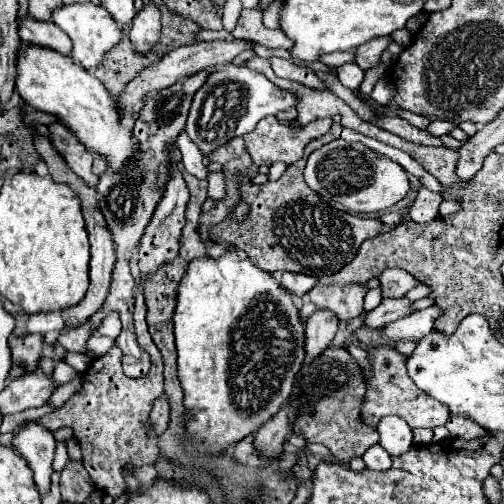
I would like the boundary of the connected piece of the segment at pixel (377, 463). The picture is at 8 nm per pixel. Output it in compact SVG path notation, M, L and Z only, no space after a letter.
M375 444L371 450L367 450L367 454L363 456L363 462L367 464L369 470L375 470L375 472L385 472L391 468L391 456L379 444Z

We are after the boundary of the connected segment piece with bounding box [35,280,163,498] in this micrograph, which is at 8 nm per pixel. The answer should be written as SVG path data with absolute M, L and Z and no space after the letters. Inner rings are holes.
M141 280L135 294L133 318L137 324L139 344L151 356L149 374L141 378L125 376L121 370L121 348L113 346L105 356L95 358L91 362L91 366L83 374L83 386L79 392L75 392L59 410L35 420L37 424L43 424L51 432L65 426L73 428L73 436L77 438L83 450L83 466L87 468L93 484L113 498L119 498L123 494L123 476L121 476L123 464L153 464L159 456L157 446L159 436L151 428L149 414L155 398L163 394L163 360L147 328L147 304Z

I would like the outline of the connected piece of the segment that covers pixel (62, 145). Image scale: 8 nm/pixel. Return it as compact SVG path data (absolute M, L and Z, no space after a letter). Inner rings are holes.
M49 124L49 140L53 144L53 148L63 154L67 166L81 176L81 180L85 180L85 184L95 186L97 184L97 176L93 176L91 172L91 164L93 164L93 154L89 154L85 150L85 146L63 126L63 124Z

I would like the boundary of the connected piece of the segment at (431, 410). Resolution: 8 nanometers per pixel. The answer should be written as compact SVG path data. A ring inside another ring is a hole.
M379 344L379 346L367 346L367 360L369 360L369 368L363 370L363 378L365 378L365 386L367 386L367 392L365 392L365 400L363 400L363 412L361 412L361 418L363 422L377 430L377 424L383 416L389 416L389 414L397 414L397 416L403 416L403 420L411 426L411 428L435 428L439 424L445 424L447 418L449 418L449 412L447 412L447 406L445 404L439 404L435 398L427 396L425 392L421 392L413 380L409 378L407 374L407 360L409 356L403 356L401 352L397 352L393 346L385 346L385 344Z

